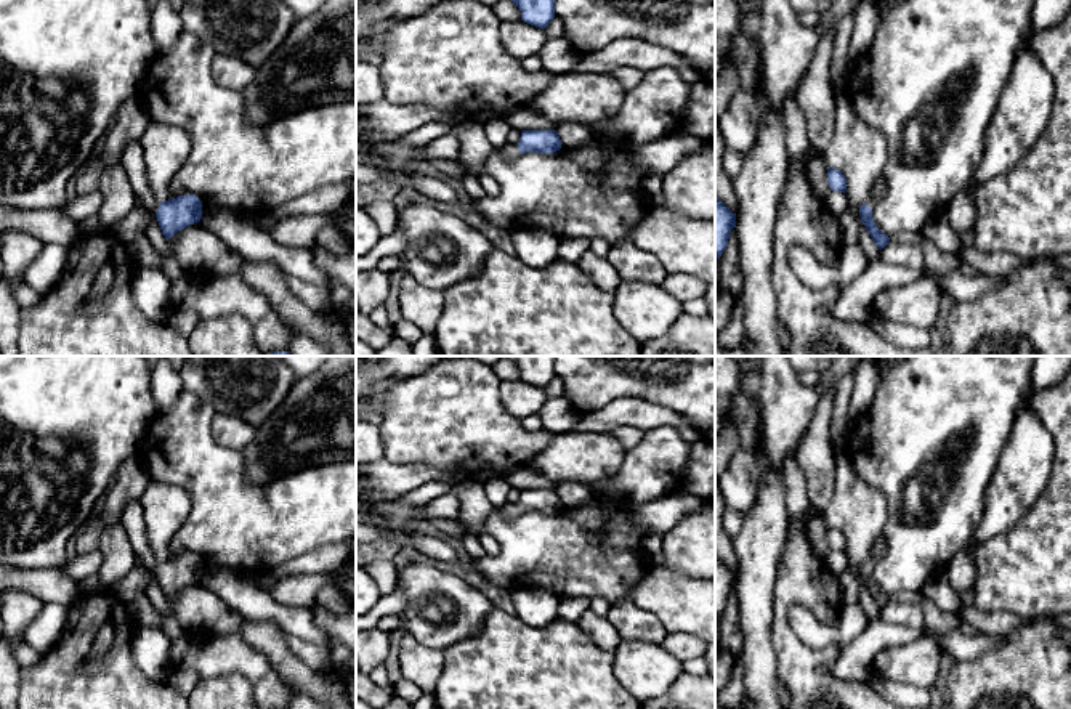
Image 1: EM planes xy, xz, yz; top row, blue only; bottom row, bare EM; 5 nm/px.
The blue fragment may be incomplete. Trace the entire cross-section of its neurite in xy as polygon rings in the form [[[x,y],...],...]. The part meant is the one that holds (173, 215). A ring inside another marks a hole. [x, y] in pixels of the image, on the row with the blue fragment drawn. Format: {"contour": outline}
{"contour": [[[131,141],[123,148],[120,164],[128,175],[135,196],[141,199],[146,210],[156,215],[167,241],[186,226],[200,221],[202,202],[196,194],[178,196],[165,202],[159,202],[154,197],[146,175],[144,151],[139,141]]]}

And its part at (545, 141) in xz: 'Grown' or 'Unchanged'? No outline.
Grown

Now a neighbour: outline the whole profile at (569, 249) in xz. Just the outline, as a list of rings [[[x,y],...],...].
[[[563,239],[558,249],[558,258],[577,263],[577,260],[590,249],[587,239]]]

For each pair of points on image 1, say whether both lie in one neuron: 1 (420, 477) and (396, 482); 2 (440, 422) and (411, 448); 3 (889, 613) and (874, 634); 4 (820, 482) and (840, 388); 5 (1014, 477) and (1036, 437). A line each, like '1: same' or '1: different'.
1: same
2: same
3: different
4: different
5: same

